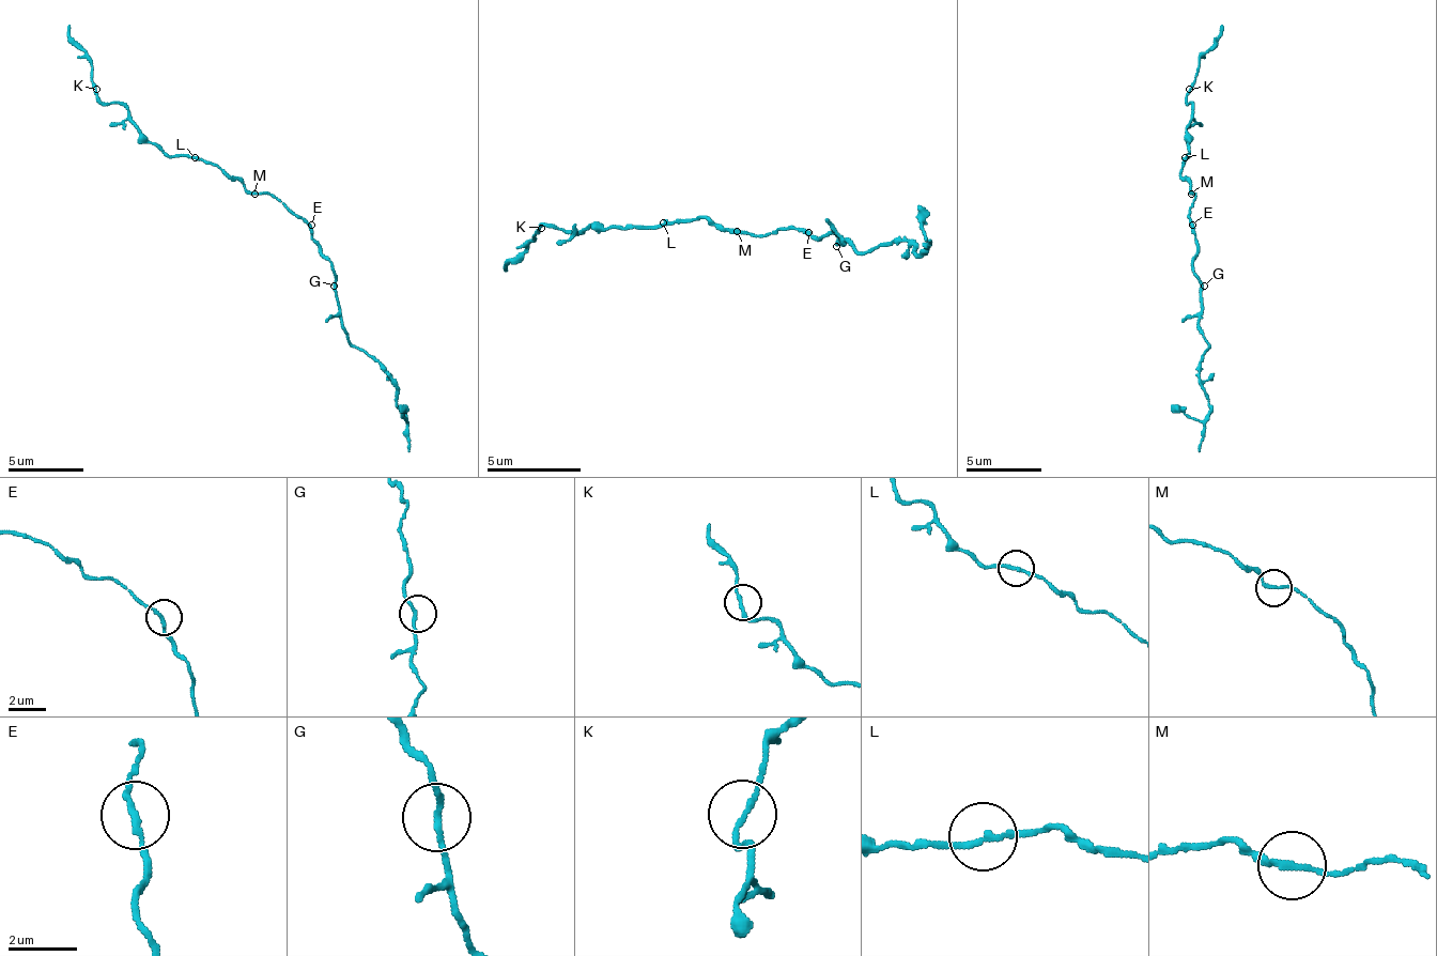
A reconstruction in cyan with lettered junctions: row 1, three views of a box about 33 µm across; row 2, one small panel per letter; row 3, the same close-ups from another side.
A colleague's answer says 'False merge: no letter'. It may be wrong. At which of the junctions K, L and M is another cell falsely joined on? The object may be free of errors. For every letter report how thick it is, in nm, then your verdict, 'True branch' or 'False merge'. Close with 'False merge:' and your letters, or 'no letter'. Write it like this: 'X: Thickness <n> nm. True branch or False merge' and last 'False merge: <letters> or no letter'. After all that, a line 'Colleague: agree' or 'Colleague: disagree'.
K: Thickness 170 nm. True branch
L: Thickness 170 nm. True branch
M: Thickness 160 nm. True branch
False merge: no letter
Colleague: agree

